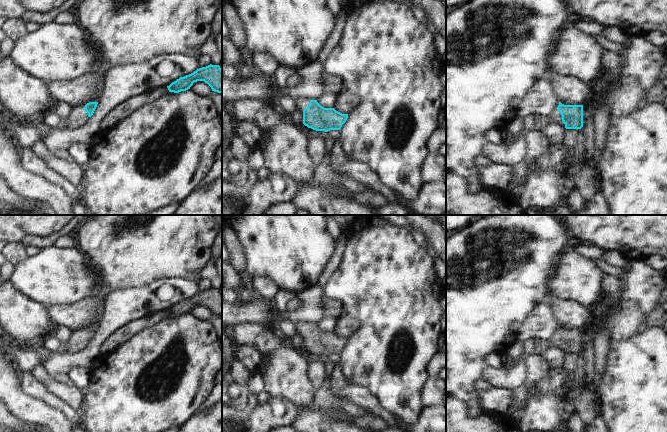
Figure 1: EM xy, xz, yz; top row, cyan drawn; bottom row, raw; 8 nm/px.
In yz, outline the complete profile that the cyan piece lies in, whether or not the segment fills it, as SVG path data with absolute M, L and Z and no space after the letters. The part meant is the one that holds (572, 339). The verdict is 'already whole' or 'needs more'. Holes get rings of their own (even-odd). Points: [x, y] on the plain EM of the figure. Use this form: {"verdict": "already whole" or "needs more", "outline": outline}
{"verdict": "needs more", "outline": "M559 326L557 333L550 339L551 345L561 344L566 353L583 351L583 329L564 329Z"}

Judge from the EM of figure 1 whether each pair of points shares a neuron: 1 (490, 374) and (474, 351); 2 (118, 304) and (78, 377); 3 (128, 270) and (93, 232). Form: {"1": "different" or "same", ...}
{"1": "different", "2": "different", "3": "same"}

